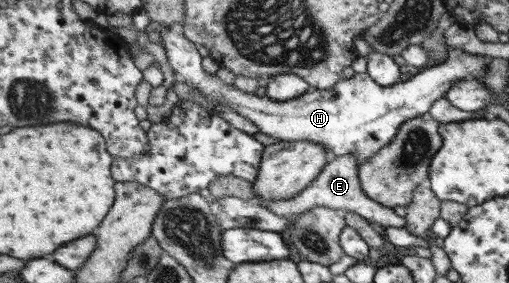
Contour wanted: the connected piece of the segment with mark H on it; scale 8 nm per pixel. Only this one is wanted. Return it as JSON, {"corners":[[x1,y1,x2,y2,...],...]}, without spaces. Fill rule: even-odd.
{"corners":[[162,25,153,26,161,34,162,44,165,48,169,64,178,75,185,79,188,85,195,87,198,91,208,95,215,103,227,105,245,119,252,121,259,129,259,132,282,141,311,141,323,145,330,153,330,157,340,157,353,153,357,157,357,164,364,165,368,159,375,157,383,147,391,145,396,134,403,127,403,123,427,114,430,107,450,89,453,83,464,79,484,76,487,70,489,58,484,55,466,53,455,47,447,47,446,60,435,63,432,66,423,67,420,72,413,73,413,77,404,82,396,83,388,87,380,85,368,73,355,73,351,78,342,78,334,87,328,90,310,89,300,97,290,101,276,101,268,96,258,96,254,93,240,91,233,84,228,85,218,79,217,75,209,76,202,65,202,55,196,49,196,44,185,36,179,27,166,27]]}

